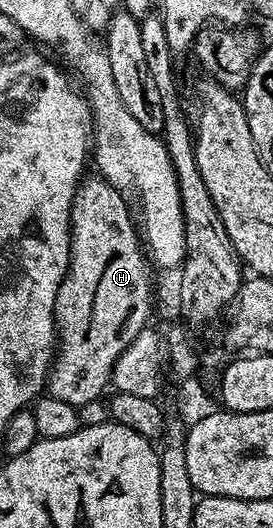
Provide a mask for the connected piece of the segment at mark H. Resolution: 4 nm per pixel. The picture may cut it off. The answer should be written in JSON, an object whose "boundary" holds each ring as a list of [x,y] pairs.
{"boundary":[[[90,176],[82,177],[81,181],[78,182],[77,191],[71,204],[71,212],[69,213],[69,268],[65,277],[61,280],[61,286],[57,289],[55,304],[53,305],[53,318],[57,322],[57,336],[60,345],[56,347],[47,375],[48,397],[54,398],[55,400],[64,400],[65,403],[76,407],[81,407],[87,404],[88,401],[100,399],[102,395],[104,395],[104,390],[106,389],[108,391],[110,389],[115,360],[119,360],[119,356],[127,348],[129,341],[131,341],[140,330],[146,329],[148,322],[145,321],[148,320],[149,309],[153,306],[153,278],[149,275],[150,263],[147,261],[147,254],[143,249],[143,242],[139,237],[139,230],[135,225],[134,215],[133,218],[129,215],[129,206],[125,203],[126,195],[122,193],[122,191],[117,190],[109,182],[106,182],[101,176],[95,176],[95,178],[89,177]]]}

